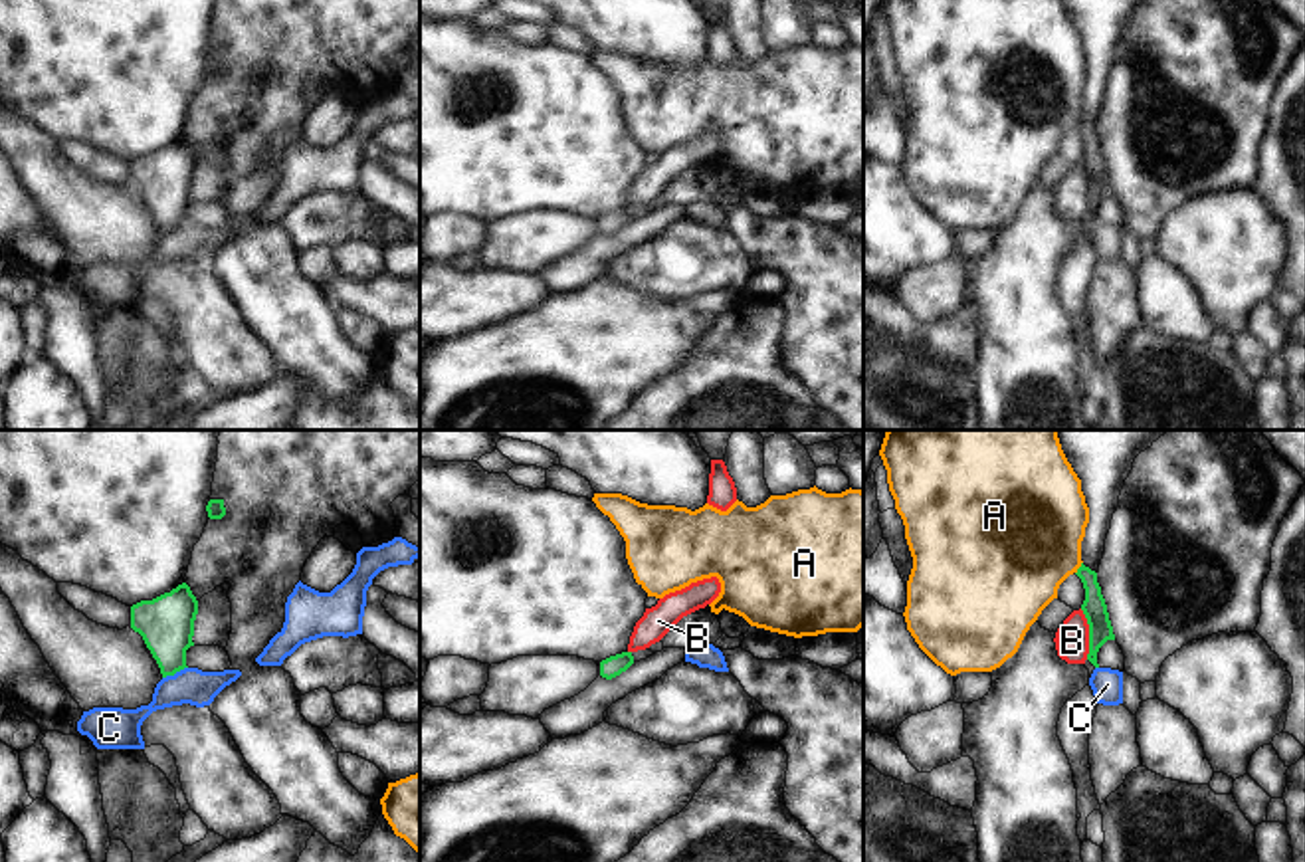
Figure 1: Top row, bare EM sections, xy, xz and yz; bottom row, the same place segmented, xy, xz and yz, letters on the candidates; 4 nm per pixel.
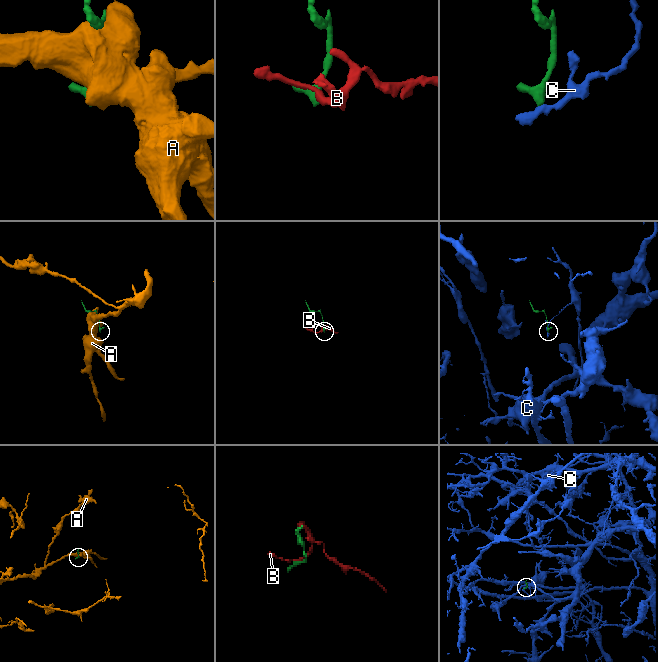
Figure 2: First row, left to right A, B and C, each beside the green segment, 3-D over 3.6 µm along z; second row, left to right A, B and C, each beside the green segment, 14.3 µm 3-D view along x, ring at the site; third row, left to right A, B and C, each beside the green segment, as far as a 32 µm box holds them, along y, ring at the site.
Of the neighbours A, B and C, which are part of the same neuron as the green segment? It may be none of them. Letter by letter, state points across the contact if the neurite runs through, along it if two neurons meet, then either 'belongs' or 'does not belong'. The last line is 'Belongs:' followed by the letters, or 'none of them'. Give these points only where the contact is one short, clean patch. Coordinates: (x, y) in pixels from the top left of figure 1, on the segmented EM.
A: does not belong
B: border yz (1080, 609), (1088, 625), (1088, 658); does not belong
C: border xy (187, 666), (163, 678); does not belong
Belongs: none of them

